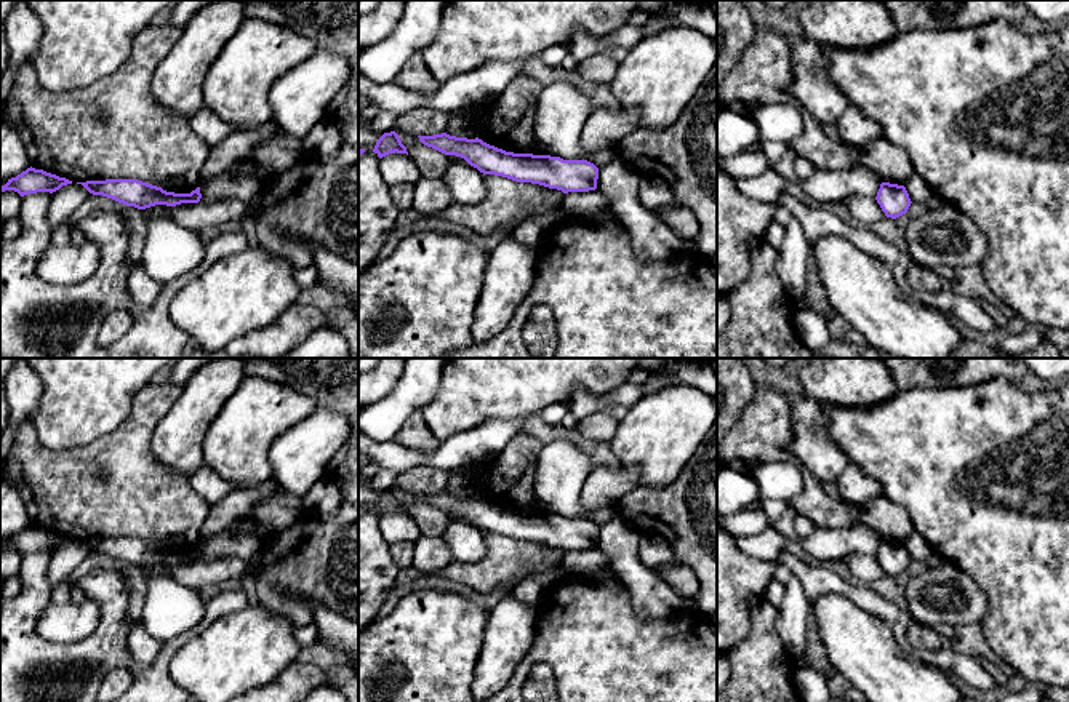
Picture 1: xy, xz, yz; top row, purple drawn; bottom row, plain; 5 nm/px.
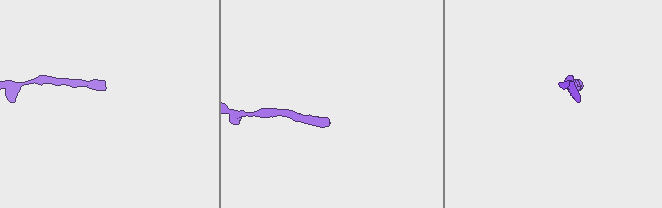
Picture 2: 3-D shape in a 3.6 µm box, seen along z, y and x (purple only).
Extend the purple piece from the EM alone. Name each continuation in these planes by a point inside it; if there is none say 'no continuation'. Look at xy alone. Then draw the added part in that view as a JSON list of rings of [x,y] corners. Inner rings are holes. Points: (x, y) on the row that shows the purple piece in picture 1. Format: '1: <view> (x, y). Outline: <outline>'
no continuation

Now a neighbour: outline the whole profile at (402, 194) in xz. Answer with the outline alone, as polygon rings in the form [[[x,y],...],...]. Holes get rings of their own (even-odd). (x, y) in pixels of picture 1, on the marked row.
[[[413,184],[389,185],[389,193],[400,211],[411,208],[414,197]]]

